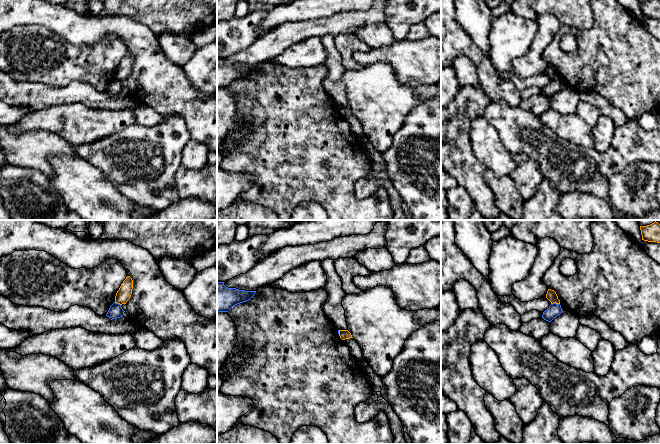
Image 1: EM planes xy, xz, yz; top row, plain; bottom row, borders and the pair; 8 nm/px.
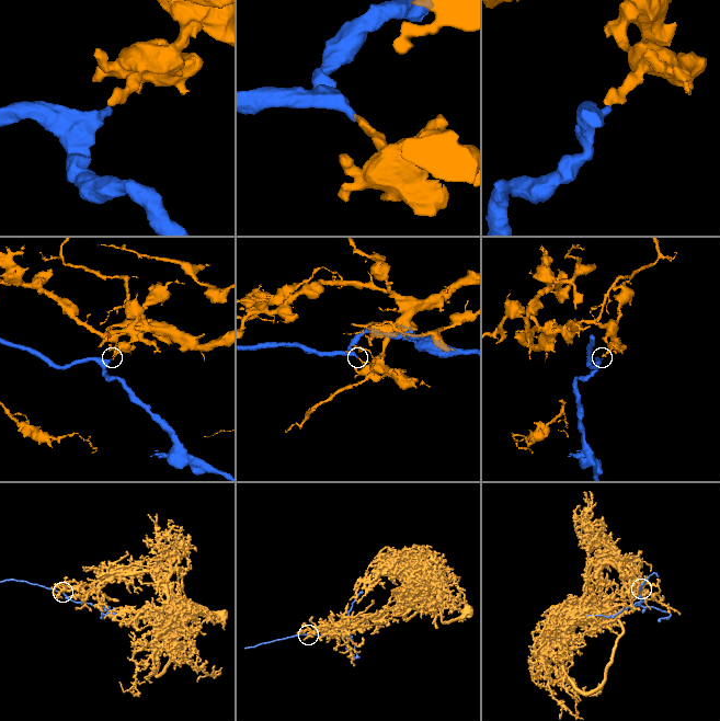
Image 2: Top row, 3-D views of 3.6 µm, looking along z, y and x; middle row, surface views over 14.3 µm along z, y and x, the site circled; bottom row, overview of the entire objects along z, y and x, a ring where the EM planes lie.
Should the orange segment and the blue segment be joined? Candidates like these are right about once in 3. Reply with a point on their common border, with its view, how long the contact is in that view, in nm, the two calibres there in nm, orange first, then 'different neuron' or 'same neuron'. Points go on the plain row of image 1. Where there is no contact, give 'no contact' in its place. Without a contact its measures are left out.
yz (555, 78) | 70 nm | 90/100 nm | different neuron

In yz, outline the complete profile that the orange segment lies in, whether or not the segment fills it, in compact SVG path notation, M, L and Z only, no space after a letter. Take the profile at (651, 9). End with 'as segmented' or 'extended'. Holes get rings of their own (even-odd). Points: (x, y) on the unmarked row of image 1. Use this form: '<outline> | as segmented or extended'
M660 0L640 2L642 16L660 19Z | as segmented

